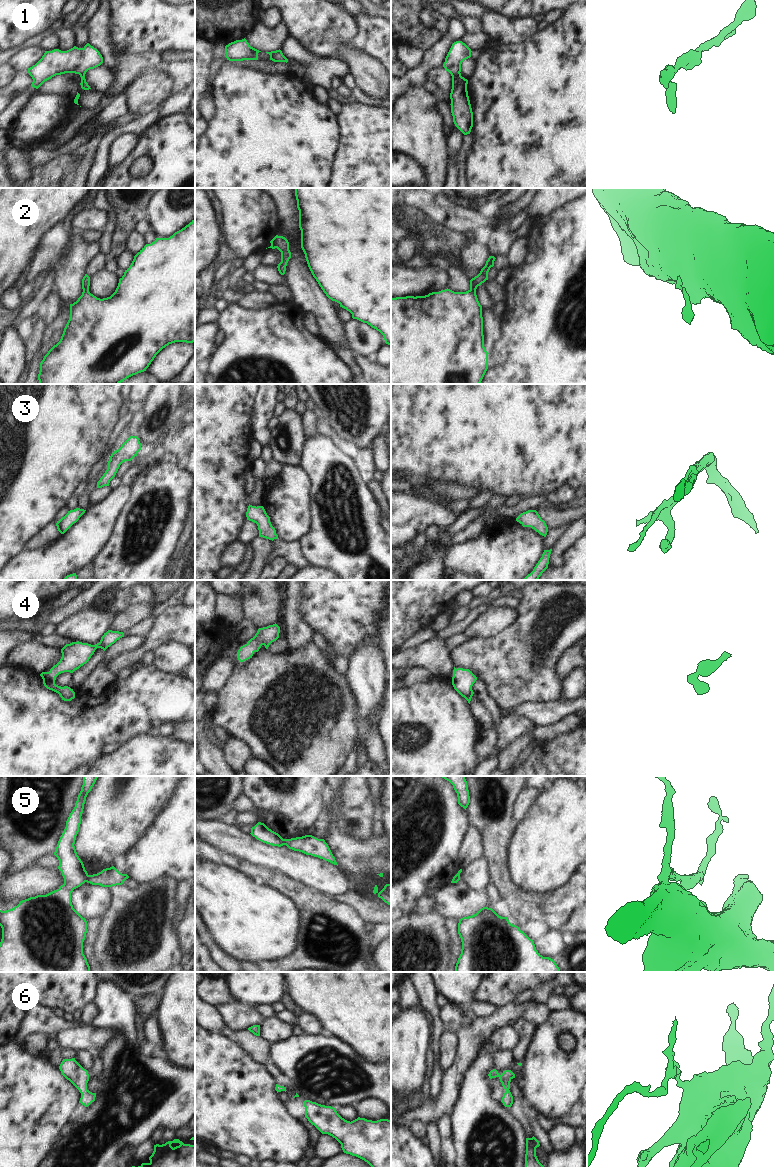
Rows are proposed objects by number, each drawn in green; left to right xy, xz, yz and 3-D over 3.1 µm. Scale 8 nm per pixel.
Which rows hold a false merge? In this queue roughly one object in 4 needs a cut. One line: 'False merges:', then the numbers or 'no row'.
False merges: 5

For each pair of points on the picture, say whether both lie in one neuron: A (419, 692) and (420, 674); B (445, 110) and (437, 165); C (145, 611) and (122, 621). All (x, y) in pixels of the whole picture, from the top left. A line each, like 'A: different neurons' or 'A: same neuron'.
A: different neurons
B: different neurons
C: same neuron

